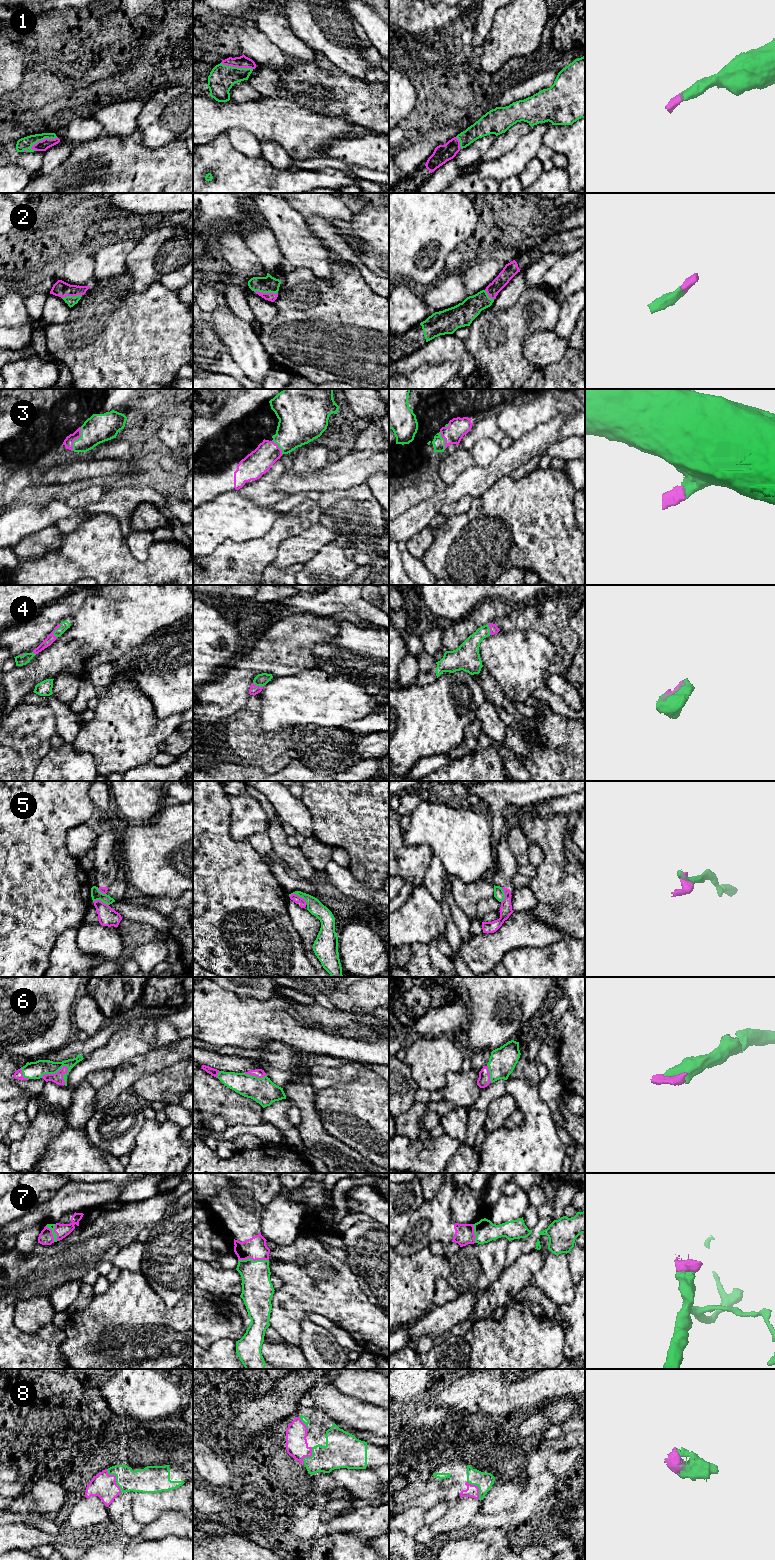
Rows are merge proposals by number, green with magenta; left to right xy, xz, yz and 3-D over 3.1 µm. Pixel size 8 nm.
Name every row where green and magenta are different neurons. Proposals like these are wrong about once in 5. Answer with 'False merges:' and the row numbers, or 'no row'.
False merges: 5

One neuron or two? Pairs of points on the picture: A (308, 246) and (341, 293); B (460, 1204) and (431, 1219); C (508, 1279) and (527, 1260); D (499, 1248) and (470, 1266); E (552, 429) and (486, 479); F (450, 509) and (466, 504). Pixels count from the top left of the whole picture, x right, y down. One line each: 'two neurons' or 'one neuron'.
A: two neurons
B: two neurons
C: one neuron
D: one neuron
E: one neuron
F: one neuron

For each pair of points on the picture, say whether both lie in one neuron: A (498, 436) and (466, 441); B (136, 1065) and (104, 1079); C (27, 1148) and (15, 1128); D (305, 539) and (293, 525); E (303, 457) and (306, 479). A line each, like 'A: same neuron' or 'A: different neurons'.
A: same neuron
B: different neurons
C: different neurons
D: different neurons
E: different neurons

